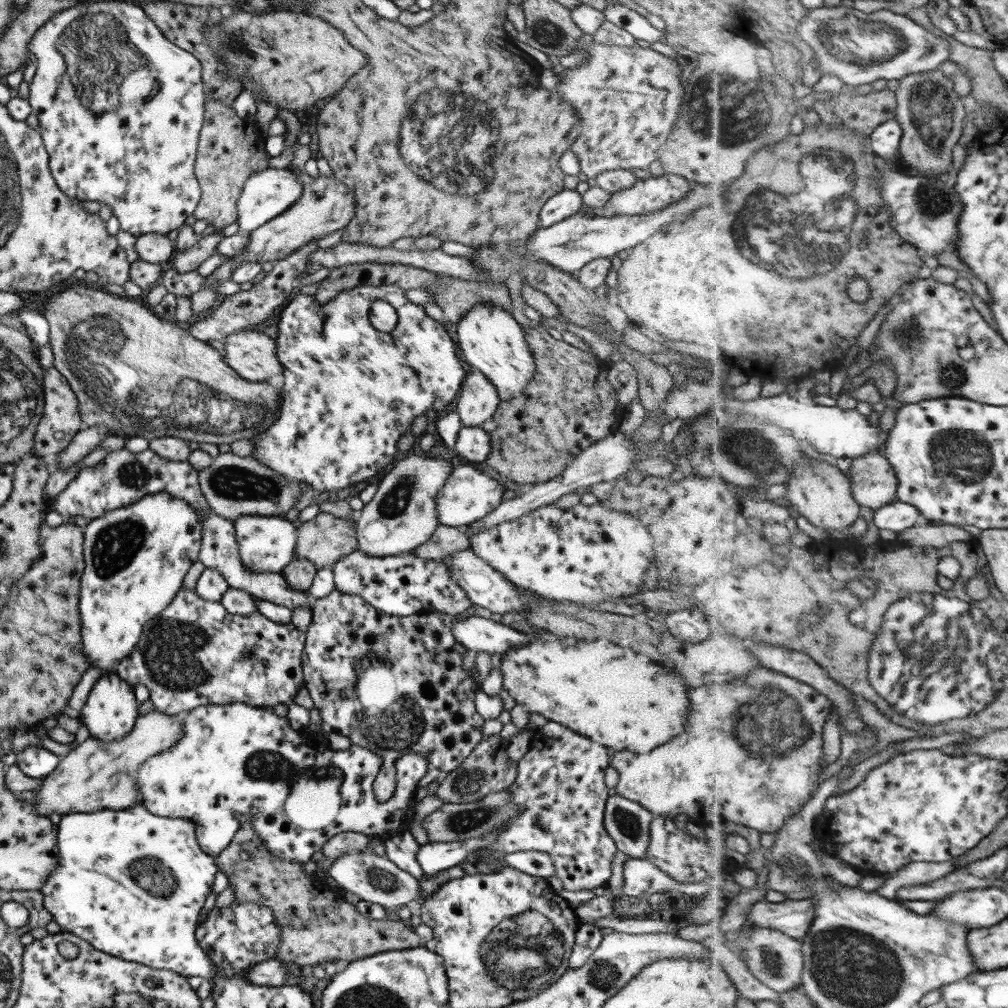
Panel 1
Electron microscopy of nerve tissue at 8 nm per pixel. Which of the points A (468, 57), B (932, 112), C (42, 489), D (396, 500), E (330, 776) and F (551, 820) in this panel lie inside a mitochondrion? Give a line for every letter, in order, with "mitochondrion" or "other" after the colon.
A: other
B: mitochondrion
C: other
D: mitochondrion
E: mitochondrion
F: other

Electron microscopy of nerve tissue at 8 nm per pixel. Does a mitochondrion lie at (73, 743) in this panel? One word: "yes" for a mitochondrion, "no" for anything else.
no

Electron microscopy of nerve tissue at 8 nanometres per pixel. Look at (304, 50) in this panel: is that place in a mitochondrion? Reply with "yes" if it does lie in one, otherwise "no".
no

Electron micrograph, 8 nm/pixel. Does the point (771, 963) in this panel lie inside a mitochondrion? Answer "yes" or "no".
yes

